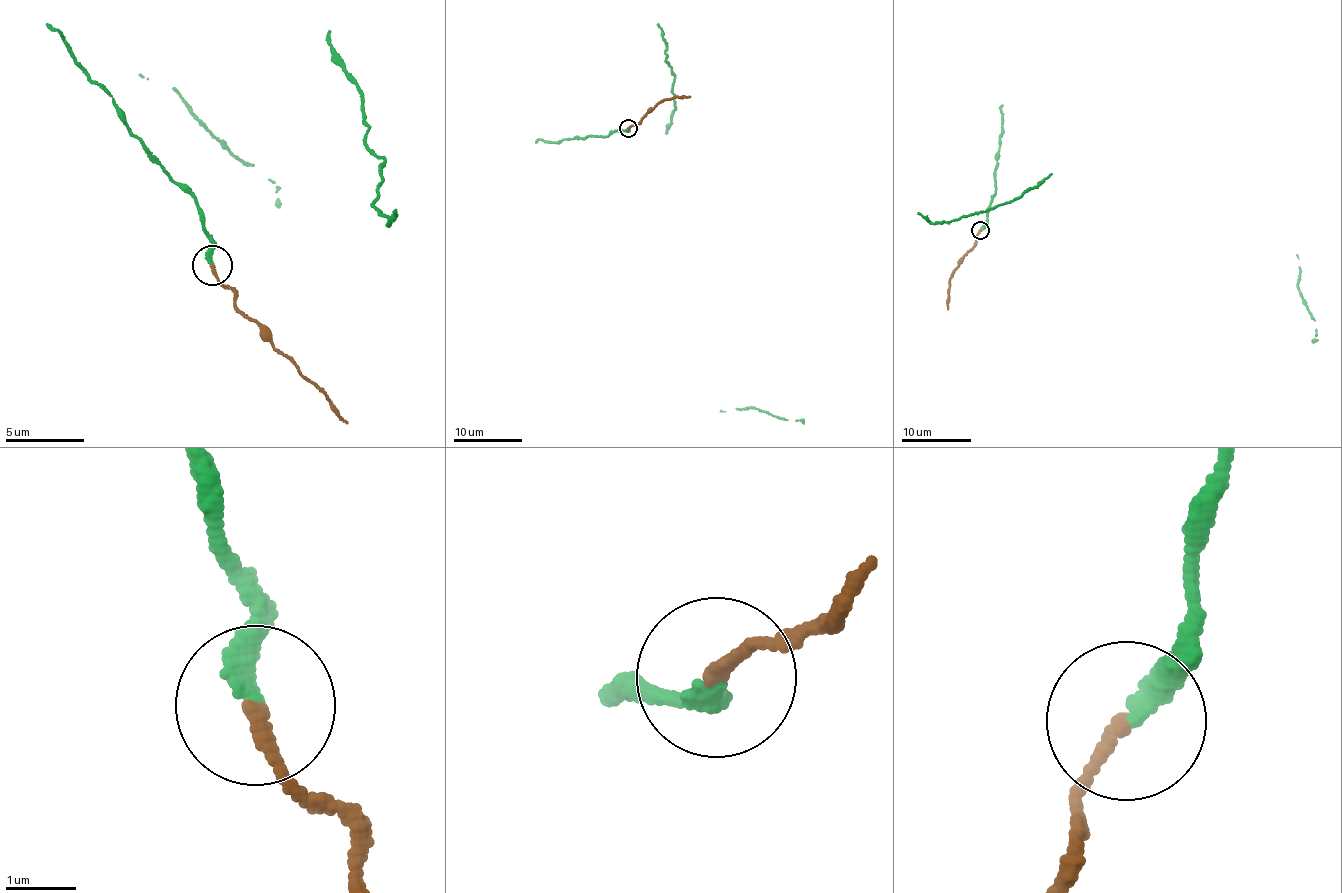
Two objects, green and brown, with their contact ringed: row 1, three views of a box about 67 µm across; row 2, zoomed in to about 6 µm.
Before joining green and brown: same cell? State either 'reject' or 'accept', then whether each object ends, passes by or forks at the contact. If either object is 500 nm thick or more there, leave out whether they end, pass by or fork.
accept; green ends there; brown ends there

